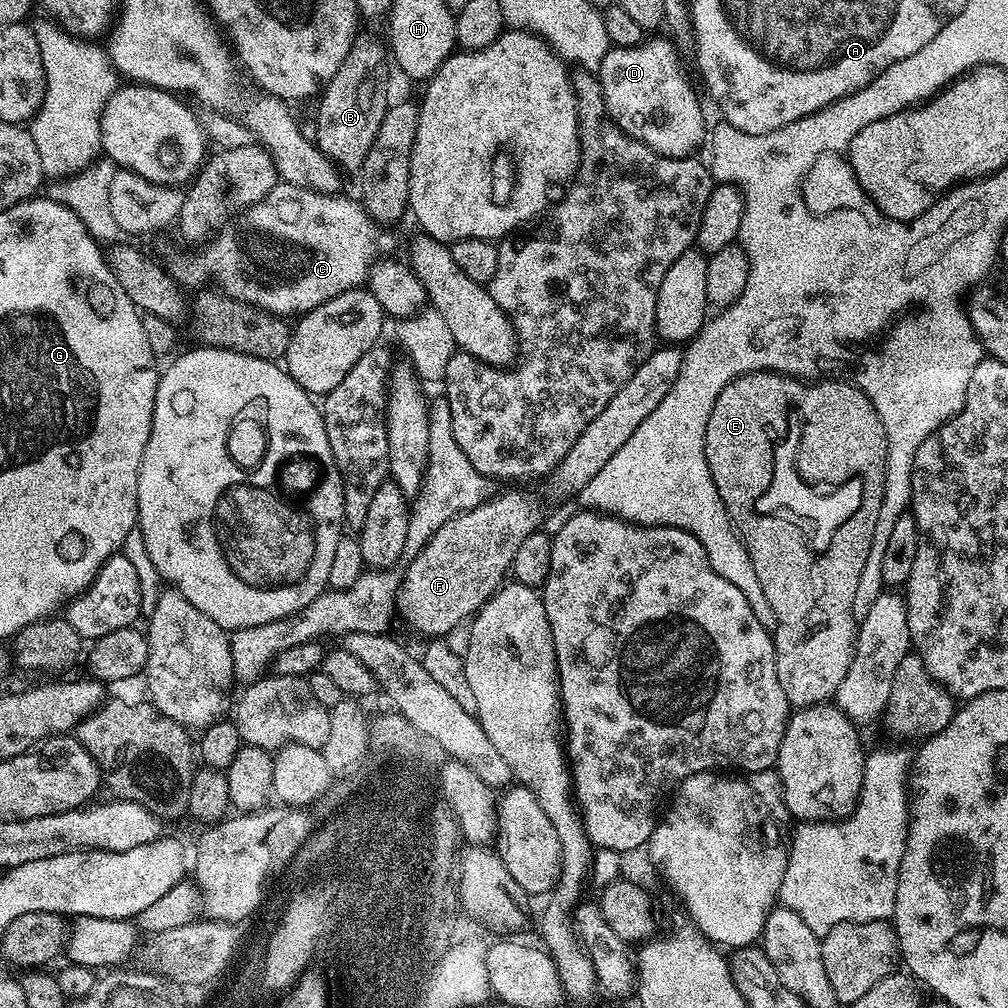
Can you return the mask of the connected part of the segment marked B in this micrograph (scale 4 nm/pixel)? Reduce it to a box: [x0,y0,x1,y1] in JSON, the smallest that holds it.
[314,31,390,170]

